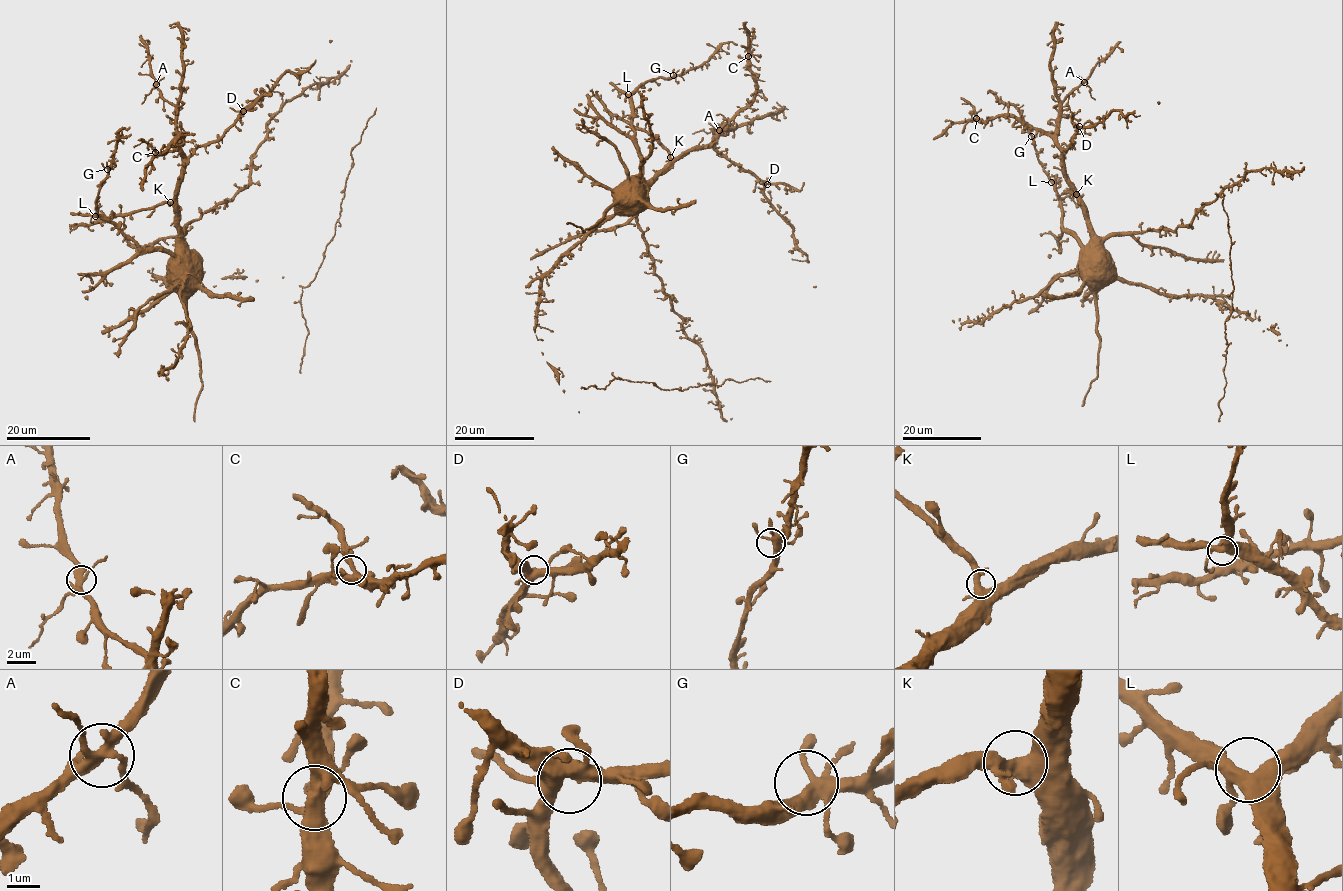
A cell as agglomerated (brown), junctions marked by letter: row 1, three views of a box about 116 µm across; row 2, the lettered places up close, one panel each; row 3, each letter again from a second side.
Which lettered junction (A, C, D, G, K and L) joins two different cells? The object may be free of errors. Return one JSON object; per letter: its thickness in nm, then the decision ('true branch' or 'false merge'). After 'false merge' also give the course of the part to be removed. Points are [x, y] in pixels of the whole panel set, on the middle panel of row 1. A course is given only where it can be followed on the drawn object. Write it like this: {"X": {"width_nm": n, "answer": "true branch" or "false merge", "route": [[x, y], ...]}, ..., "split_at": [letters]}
{"A": {"width_nm": 360, "answer": "false merge", "route": [[719, 130], [692, 133]]}, "C": {"width_nm": 360, "answer": "true branch"}, "D": {"width_nm": 460, "answer": "true branch"}, "G": {"width_nm": 360, "answer": "true branch"}, "K": {"width_nm": 400, "answer": "true branch"}, "L": {"width_nm": 440, "answer": "true branch"}, "split_at": ["A"]}

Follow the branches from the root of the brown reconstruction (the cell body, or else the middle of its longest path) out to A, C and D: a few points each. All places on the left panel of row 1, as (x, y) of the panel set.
A: (180, 263), (172, 255), (177, 234), (182, 153), (177, 139), (177, 111), (160, 98), (157, 84)
C: (180, 263), (172, 255), (177, 234), (182, 162), (177, 146), (182, 134), (167, 148), (155, 152)
D: (180, 263), (172, 255), (177, 234), (177, 196), (183, 161), (198, 147), (210, 144), (223, 134), (243, 111)

